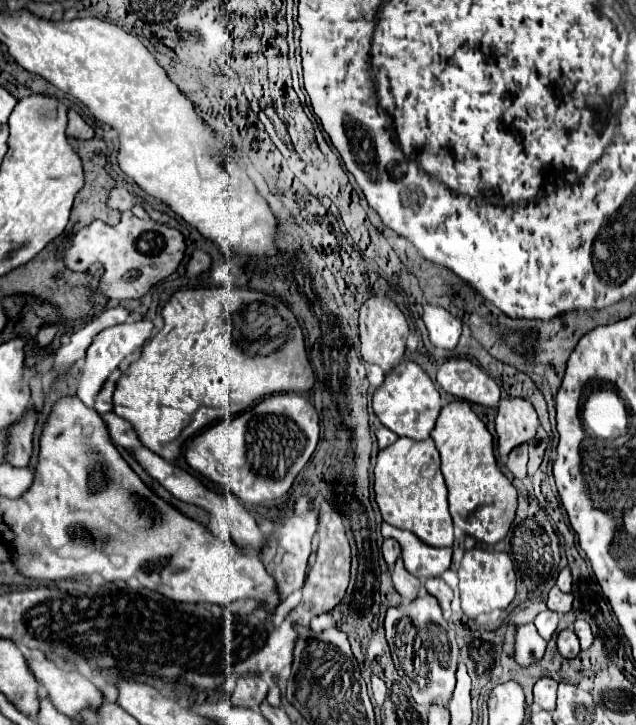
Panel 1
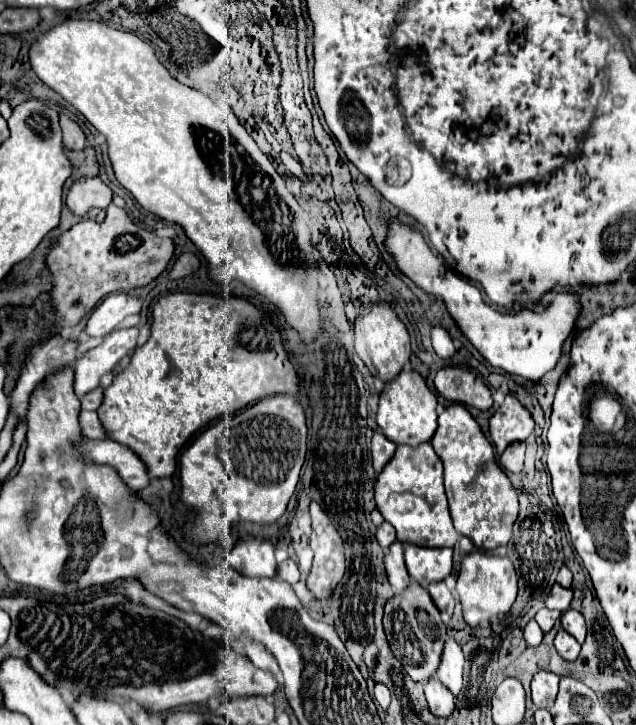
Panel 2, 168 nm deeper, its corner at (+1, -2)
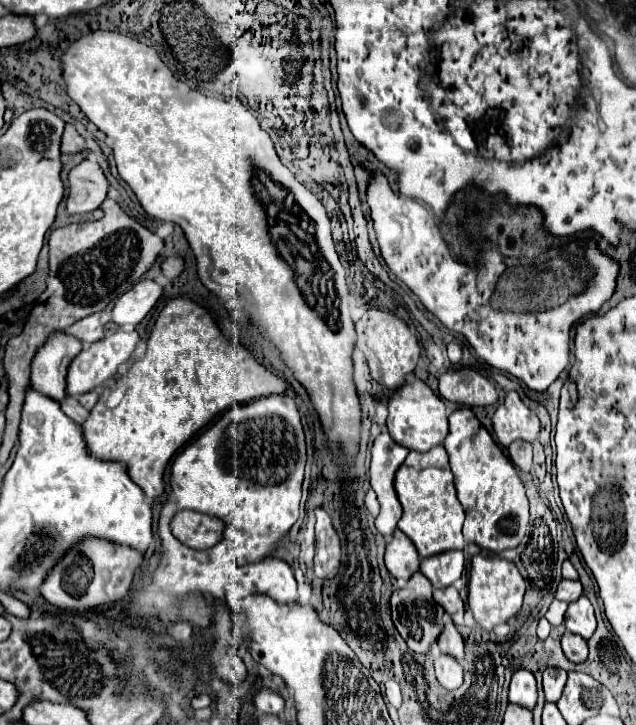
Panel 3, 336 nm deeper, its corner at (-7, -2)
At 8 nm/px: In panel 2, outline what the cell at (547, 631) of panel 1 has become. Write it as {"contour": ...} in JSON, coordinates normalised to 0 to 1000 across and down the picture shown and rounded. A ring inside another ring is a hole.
{"contour":[[[851,840],[844,848],[841,848],[841,857],[847,859],[847,865],[860,873],[866,870],[866,865],[873,862],[873,857],[882,851],[882,843],[869,843],[869,840]]]}

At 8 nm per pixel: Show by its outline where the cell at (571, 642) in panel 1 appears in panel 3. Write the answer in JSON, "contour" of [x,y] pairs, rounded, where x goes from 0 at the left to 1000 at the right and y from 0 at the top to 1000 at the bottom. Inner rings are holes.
{"contour":[[[892,870],[882,879],[882,890],[885,890],[885,901],[895,912],[917,914],[923,909],[923,884],[917,884],[917,879]]]}

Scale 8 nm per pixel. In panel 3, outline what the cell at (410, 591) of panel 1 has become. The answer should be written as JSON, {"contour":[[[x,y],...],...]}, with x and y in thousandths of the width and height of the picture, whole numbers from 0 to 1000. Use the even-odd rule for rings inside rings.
{"contour":[[[621,732],[605,760],[608,788],[631,804],[640,804],[653,788],[659,788],[659,766],[646,743],[634,732]]]}

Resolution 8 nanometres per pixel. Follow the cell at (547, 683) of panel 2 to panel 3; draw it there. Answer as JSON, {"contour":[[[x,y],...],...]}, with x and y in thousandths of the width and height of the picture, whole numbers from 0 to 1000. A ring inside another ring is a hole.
{"contour":[[[873,920],[857,923],[854,926],[854,953],[857,953],[857,964],[866,967],[866,970],[876,970],[879,961],[882,961],[882,956],[885,956],[888,939],[892,939],[892,926],[873,923]]]}

